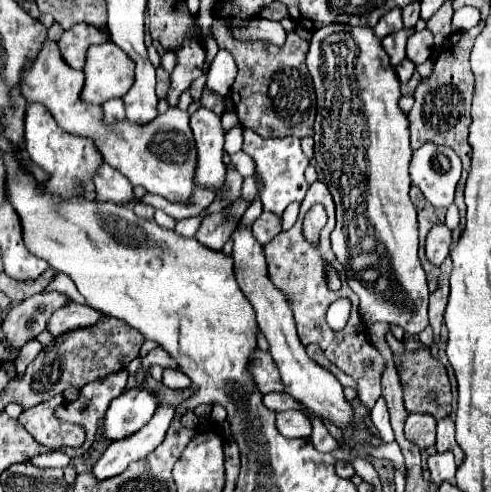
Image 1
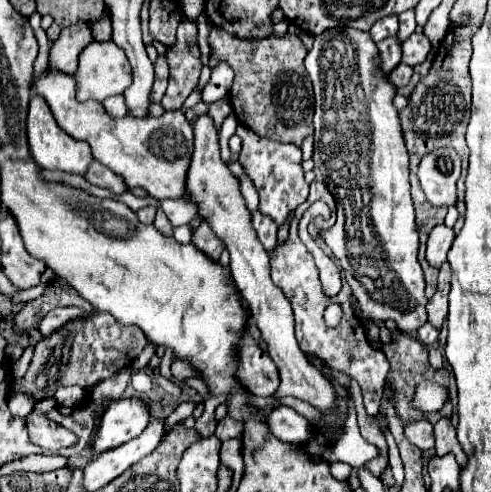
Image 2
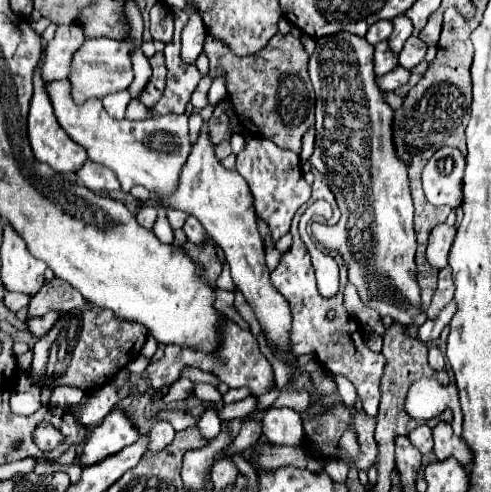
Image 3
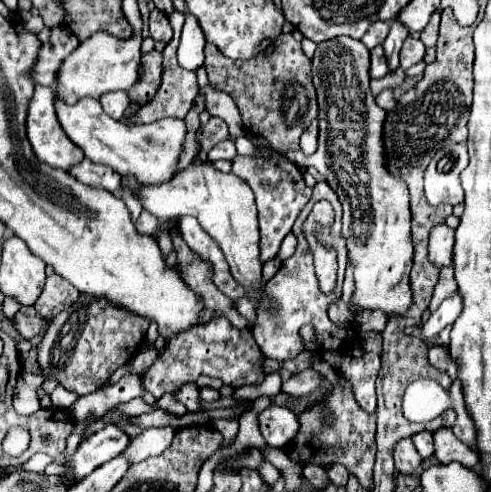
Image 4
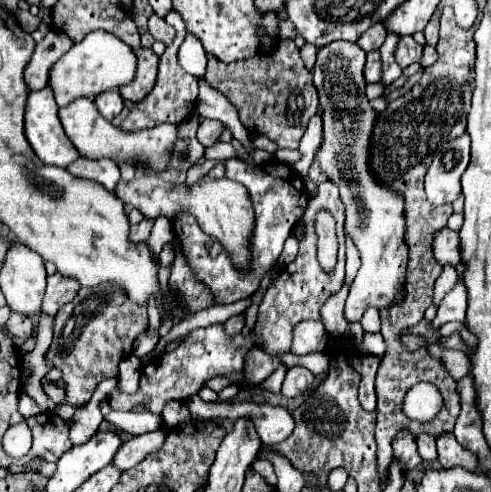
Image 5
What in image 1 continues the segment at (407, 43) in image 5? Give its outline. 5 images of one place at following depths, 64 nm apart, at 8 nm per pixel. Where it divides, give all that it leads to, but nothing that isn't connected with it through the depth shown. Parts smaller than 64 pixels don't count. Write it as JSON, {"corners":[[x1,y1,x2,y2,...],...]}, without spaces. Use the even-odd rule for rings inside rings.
{"corners":[[428,28,418,30,418,32,414,32,414,34,408,38,406,56,408,56,414,64,422,64,422,62,426,62,426,60,430,58,432,46,434,46,432,32,428,32]]}

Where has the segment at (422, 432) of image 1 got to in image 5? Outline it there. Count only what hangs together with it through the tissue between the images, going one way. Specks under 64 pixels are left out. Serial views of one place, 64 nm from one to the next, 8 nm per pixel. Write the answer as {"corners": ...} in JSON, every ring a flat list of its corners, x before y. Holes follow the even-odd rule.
{"corners":[[420,434,416,436,416,444,418,444,418,452,424,460,436,460,436,438,428,436,428,434]]}

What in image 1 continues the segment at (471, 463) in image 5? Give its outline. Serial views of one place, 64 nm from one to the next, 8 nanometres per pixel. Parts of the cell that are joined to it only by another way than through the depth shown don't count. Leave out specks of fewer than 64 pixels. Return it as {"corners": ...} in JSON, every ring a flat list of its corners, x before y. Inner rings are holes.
{"corners":[[442,418,436,426,436,450,438,452,444,452,444,450,450,450,454,452,454,458,456,458,456,464,460,464,464,460,464,454,454,438,454,422,452,418]]}

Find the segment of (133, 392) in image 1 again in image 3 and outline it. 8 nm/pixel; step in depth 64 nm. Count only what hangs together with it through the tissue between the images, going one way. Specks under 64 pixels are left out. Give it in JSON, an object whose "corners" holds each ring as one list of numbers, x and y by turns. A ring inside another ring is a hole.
{"corners":[[112,408,100,426,96,426,80,452,82,464,90,466,104,460,110,454,120,452,124,446,136,442,140,430,122,408]]}

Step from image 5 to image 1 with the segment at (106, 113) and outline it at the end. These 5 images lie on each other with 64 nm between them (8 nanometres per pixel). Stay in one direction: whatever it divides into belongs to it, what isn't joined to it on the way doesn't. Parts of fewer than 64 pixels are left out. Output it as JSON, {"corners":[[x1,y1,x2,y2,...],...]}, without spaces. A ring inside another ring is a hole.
{"corners":[[120,98,108,100,104,104,104,122,106,124,116,124,120,120,124,120,124,102]]}

